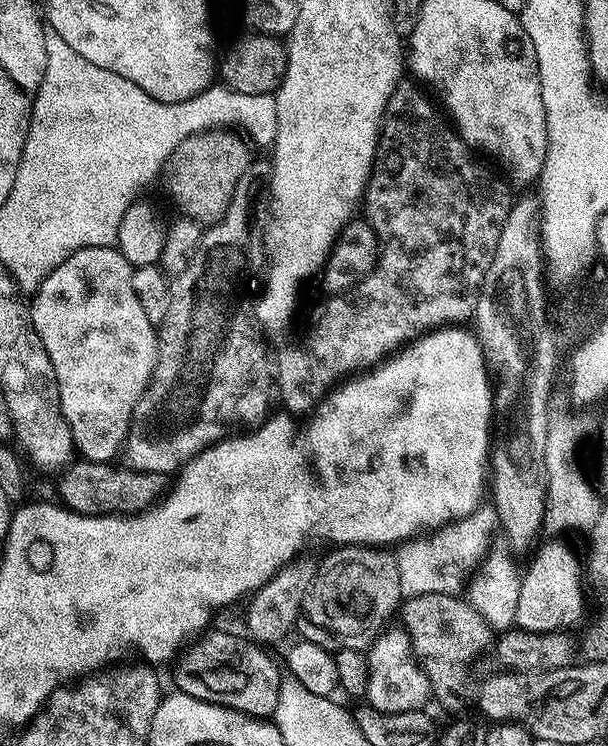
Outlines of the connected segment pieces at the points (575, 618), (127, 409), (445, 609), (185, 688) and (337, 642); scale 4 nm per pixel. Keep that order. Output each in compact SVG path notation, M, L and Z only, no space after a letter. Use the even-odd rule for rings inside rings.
M544 544L536 552L536 557L528 564L528 569L523 570L520 577L520 589L518 590L518 606L516 607L515 627L522 628L532 632L552 632L556 629L568 630L571 629L571 624L576 624L580 620L580 615L584 612L584 580L580 577L580 560L567 548L564 544Z
M116 246L79 248L41 282L30 300L32 325L50 358L50 366L54 366L62 414L72 431L75 451L86 460L117 459L134 406L142 398L156 365L158 328L146 318L138 294L134 294L133 271Z
M422 593L402 604L402 628L412 643L412 655L432 687L435 703L444 704L464 684L468 667L494 644L494 629L467 599L450 593Z
M205 631L183 649L184 657L176 664L175 687L187 696L220 704L225 709L233 708L248 716L271 717L278 706L281 665L279 668L263 652L265 649L251 639L212 631Z
M340 546L332 551L336 552L330 553L324 561L319 561L305 597L302 598L303 623L299 625L299 635L333 654L341 650L367 650L371 648L376 637L385 631L389 623L387 620L395 612L397 615L402 604L396 556L380 546Z

